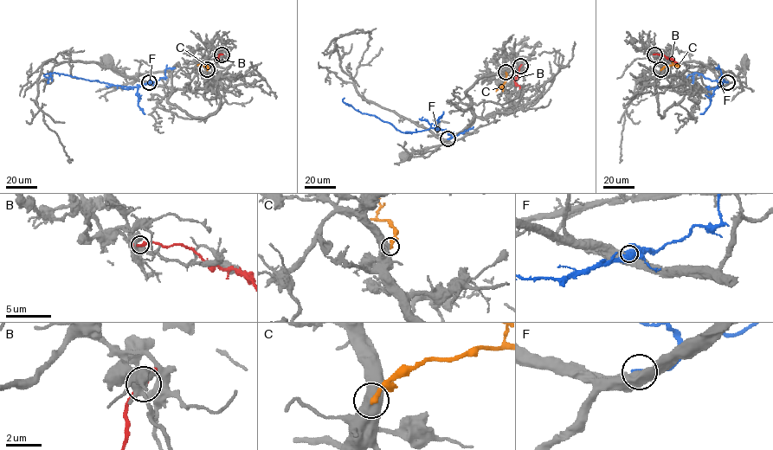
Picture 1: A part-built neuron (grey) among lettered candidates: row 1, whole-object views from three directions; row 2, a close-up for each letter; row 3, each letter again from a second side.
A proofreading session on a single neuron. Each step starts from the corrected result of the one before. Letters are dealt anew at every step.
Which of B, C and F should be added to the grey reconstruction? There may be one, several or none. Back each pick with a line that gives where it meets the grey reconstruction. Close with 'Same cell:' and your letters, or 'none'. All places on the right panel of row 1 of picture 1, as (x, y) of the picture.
Same cell: none

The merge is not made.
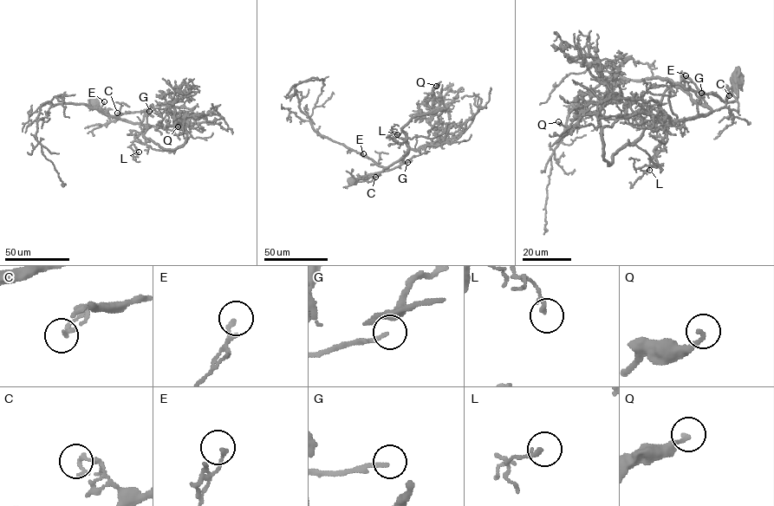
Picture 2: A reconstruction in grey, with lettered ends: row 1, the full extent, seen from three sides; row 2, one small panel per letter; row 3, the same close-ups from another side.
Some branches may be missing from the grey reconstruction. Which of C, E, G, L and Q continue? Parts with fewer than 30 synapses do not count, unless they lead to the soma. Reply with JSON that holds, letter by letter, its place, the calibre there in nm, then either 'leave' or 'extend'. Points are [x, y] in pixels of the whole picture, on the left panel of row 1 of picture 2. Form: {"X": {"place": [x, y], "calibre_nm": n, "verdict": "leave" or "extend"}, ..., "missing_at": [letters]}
{"C": {"place": [117, 113], "calibre_nm": 190, "verdict": "leave"}, "E": {"place": [104, 101], "calibre_nm": 160, "verdict": "leave"}, "G": {"place": [149, 111], "calibre_nm": 160, "verdict": "leave"}, "L": {"place": [139, 152], "calibre_nm": 180, "verdict": "leave"}, "Q": {"place": [178, 126], "calibre_nm": 190, "verdict": "leave"}, "missing_at": []}

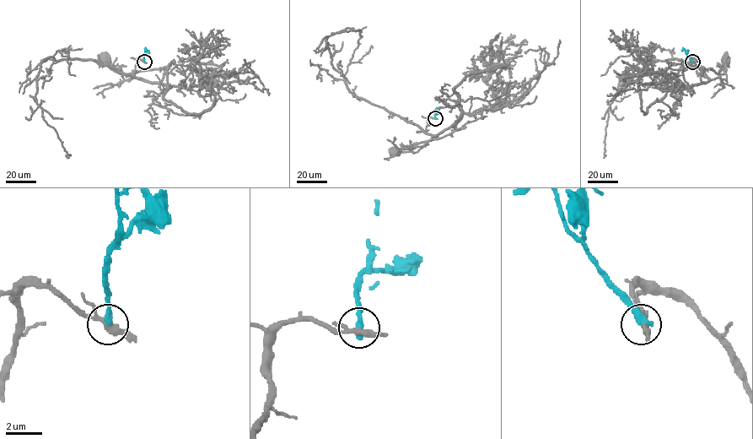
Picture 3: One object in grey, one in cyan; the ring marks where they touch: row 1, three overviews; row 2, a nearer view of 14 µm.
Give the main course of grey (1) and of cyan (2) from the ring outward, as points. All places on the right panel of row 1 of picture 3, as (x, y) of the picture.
1: (692, 62), (691, 59), (695, 59), (710, 80), (726, 80), (725, 59)
2: (692, 62), (685, 50), (681, 51)

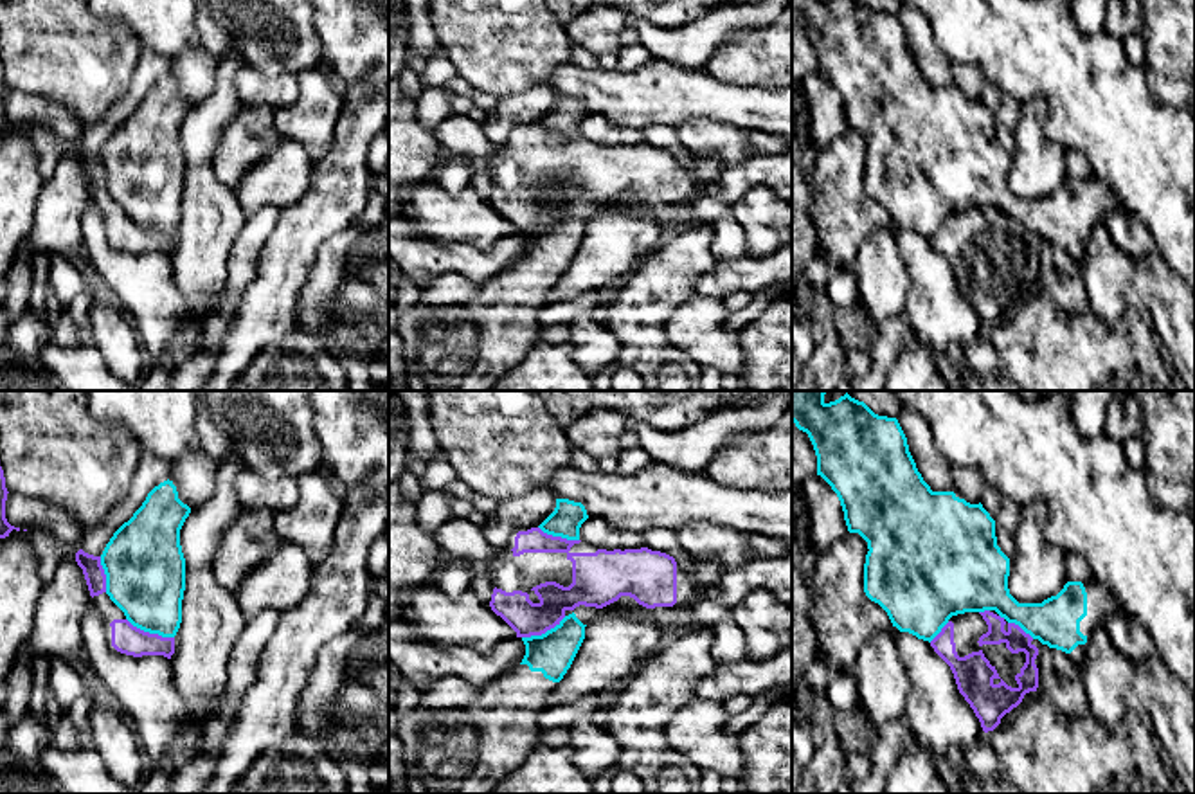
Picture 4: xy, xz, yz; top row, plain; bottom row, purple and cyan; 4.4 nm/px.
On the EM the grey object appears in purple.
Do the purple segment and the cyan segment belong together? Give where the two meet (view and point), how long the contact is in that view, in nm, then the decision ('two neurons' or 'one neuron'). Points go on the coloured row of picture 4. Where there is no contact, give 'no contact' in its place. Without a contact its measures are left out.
meets purple in xy at (148, 632); contact 240 nm long; two neurons

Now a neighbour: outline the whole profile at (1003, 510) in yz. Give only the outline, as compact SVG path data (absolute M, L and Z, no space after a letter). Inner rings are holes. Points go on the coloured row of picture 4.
M986 484L981 504L995 520L997 528L1002 529L1017 528L1020 506L1017 506L1008 495L1004 495L997 488Z

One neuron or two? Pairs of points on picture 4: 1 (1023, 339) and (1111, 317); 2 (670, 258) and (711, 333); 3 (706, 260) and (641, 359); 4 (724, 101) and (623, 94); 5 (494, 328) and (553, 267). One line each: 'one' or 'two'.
1: two
2: two
3: one
4: one
5: one

